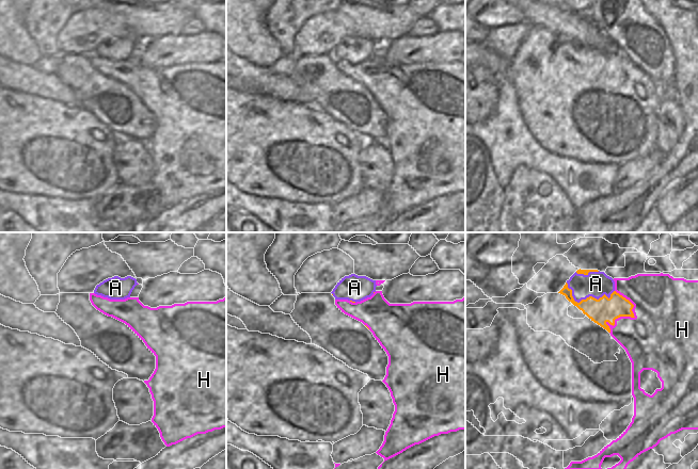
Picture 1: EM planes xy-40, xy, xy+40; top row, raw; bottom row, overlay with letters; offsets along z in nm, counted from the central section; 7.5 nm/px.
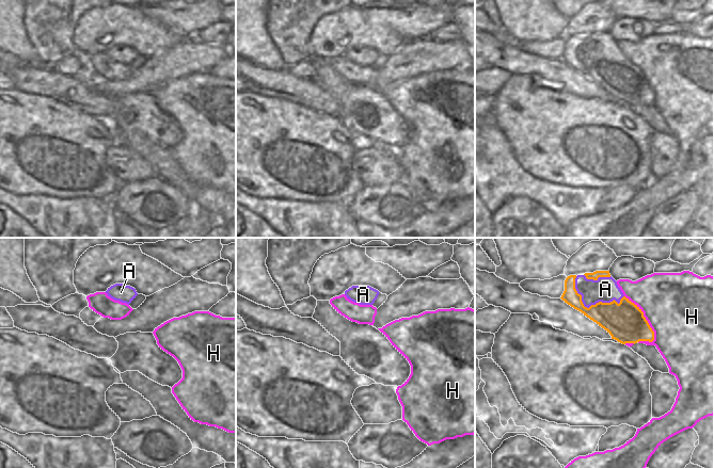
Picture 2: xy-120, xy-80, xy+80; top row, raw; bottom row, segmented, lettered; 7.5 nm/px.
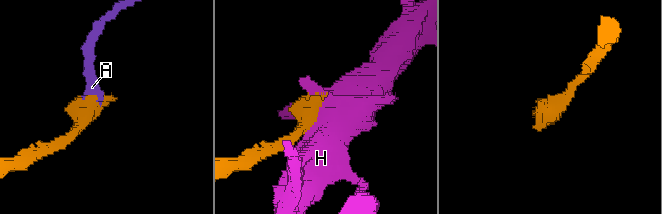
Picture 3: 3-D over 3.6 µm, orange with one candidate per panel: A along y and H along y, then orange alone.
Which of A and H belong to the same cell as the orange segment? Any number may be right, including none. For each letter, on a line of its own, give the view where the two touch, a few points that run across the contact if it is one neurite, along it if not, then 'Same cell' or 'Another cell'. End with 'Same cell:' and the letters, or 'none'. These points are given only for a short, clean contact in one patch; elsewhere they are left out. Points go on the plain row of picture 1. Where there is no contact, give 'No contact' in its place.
A: Touches orange in xy+40. Line: xy+40 (566, 44), (577, 63), (604, 55), (608, 59), (614, 51). Another cell
H: Touches orange in xy+40. Another cell
Same cell: none

